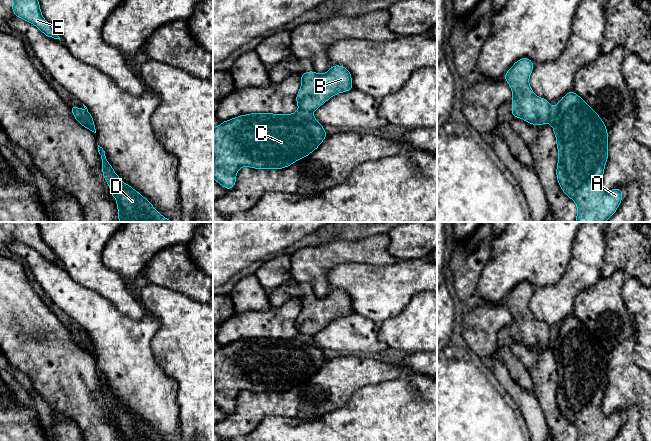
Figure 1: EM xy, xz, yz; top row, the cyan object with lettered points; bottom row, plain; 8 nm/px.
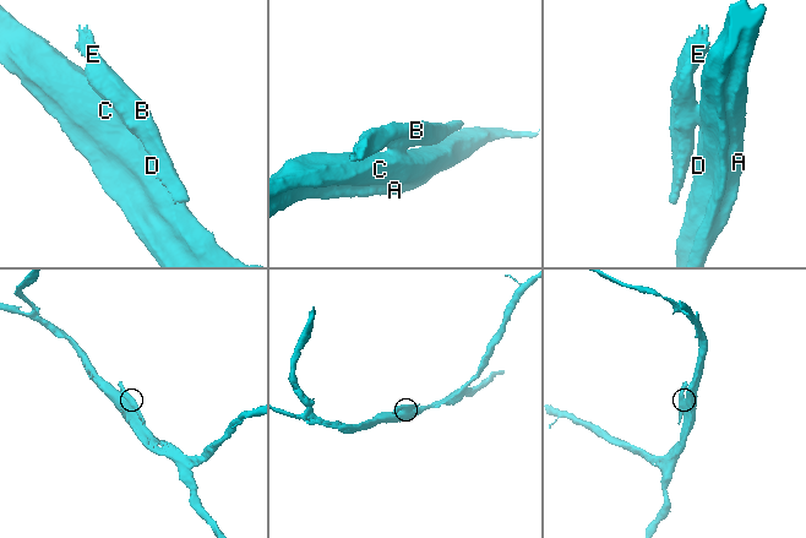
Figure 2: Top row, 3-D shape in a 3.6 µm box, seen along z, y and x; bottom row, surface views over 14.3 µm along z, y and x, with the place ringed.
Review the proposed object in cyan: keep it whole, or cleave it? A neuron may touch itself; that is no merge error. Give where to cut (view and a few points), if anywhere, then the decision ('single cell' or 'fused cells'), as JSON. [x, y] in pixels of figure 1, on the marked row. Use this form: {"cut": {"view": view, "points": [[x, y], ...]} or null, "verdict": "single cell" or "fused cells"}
{"cut": {"view": "xy", "points": [[77, 107], [86, 114], [88, 124], [94, 127]]}, "verdict": "fused cells"}

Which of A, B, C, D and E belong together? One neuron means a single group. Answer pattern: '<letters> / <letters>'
A C D / B E

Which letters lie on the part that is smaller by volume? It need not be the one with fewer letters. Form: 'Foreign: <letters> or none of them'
Foreign: B, E

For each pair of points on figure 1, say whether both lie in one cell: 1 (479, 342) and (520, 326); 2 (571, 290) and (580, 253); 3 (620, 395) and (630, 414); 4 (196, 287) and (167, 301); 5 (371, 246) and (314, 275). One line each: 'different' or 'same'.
1: different
2: same
3: different
4: different
5: same

